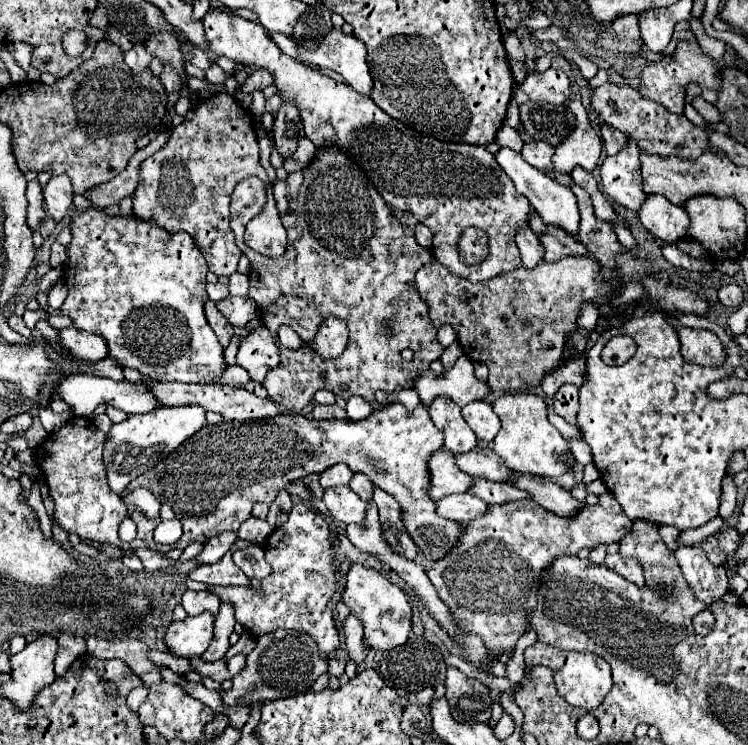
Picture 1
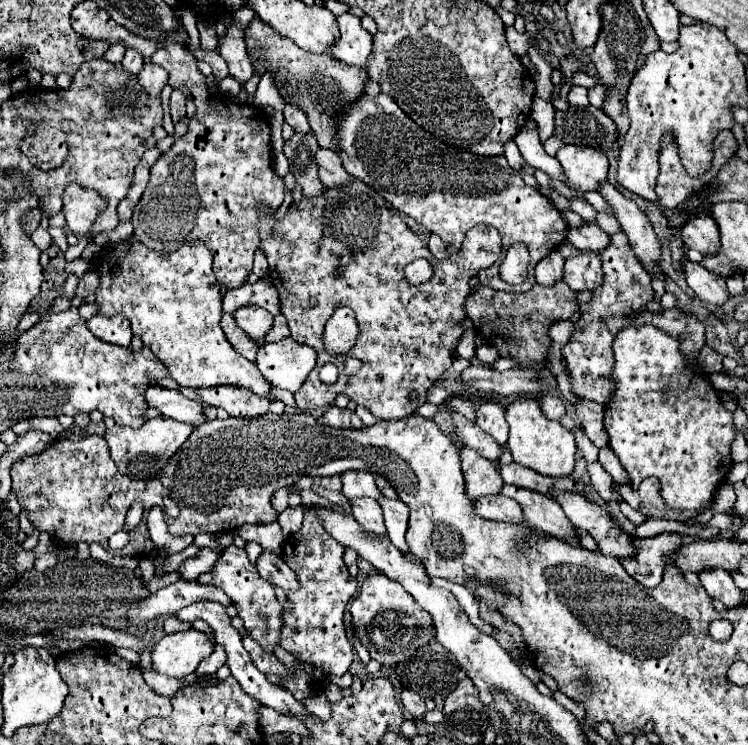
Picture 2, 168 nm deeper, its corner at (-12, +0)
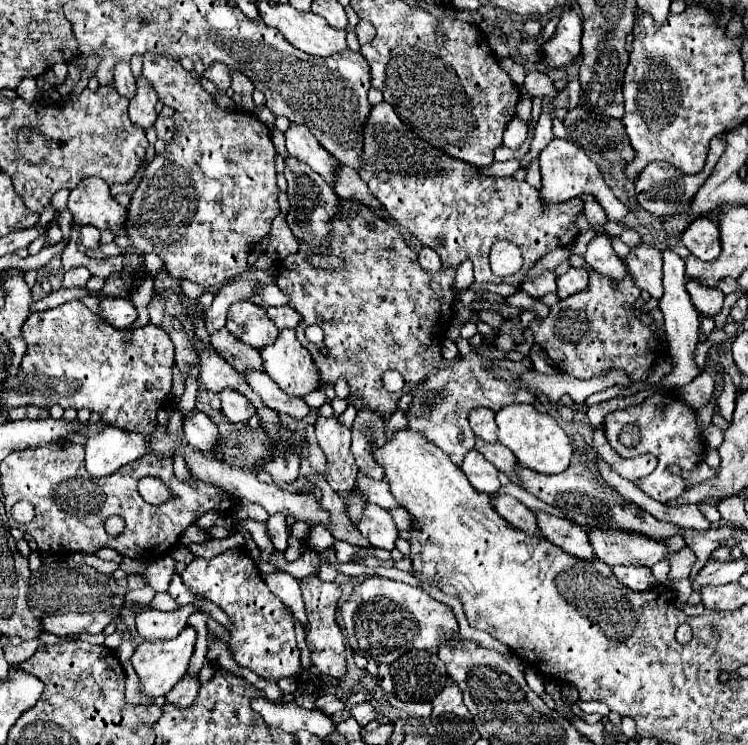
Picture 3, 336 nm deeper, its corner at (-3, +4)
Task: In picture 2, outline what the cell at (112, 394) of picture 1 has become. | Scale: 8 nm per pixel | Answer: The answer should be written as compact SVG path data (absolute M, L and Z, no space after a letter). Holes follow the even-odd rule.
M150 386L148 392L144 392L144 396L146 396L148 404L158 408L162 412L162 416L166 416L166 418L186 422L194 428L198 428L200 424L206 422L202 404L188 400L178 390L166 390L166 388L160 388L160 386Z

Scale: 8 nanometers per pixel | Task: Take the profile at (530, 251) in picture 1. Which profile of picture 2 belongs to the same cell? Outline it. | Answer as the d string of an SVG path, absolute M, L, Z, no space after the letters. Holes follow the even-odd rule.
M560 252L548 254L540 264L536 266L536 284L540 286L554 286L564 276L564 258Z

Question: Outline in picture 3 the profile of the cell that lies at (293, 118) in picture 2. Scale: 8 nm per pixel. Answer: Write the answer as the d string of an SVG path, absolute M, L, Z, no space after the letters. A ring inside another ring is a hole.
M291 122L289 130L285 132L287 152L301 162L307 162L317 174L325 178L325 182L333 184L333 170L339 164L315 138L313 134L295 122Z

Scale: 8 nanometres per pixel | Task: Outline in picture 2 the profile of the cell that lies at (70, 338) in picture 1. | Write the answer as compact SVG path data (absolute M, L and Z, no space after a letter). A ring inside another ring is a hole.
M122 314L118 316L94 316L92 320L88 320L88 328L94 336L98 336L104 342L110 344L120 344L120 346L128 346L132 340L132 330L130 330L130 320Z

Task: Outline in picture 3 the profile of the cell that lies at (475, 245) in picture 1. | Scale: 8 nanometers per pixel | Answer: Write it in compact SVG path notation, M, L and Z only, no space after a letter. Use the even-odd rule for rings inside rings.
M359 204L353 214L337 212L335 218L329 222L335 230L335 250L333 254L345 260L345 266L337 274L329 274L325 270L315 270L311 264L305 262L305 256L311 252L321 252L317 246L309 246L299 242L299 252L285 256L277 264L277 286L287 292L289 306L301 314L301 322L297 324L295 332L299 342L311 352L313 362L319 372L319 390L333 386L339 378L345 378L349 384L349 404L355 408L371 408L371 412L379 412L379 416L391 416L397 410L397 402L403 394L413 392L419 384L439 366L441 346L449 324L453 320L453 304L455 304L455 268L447 266L437 272L427 272L419 268L417 252L413 252L403 236L381 216L373 214L373 210L365 204ZM317 324L325 332L325 346L329 356L323 358L319 348L305 338L305 328ZM397 370L405 378L405 388L401 392L387 392L383 386L383 372Z

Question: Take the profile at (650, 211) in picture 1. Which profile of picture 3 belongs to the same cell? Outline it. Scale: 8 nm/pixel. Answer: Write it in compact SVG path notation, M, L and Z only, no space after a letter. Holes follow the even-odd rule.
M697 218L695 222L691 222L687 226L687 230L683 232L681 240L693 256L697 256L699 260L705 260L705 262L715 260L721 252L719 228L709 218Z

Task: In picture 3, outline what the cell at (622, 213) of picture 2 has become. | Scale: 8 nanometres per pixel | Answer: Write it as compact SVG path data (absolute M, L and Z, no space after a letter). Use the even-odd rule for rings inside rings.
M645 242L631 248L631 252L625 258L629 272L635 278L637 288L647 290L653 298L663 296L661 286L661 252Z

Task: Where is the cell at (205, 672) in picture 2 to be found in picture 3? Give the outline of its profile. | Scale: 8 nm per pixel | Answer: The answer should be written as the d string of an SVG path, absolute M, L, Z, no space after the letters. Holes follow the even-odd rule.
M187 674L187 676L183 676L183 680L179 680L179 684L175 684L175 688L165 698L167 698L167 702L171 702L179 708L187 708L195 700L195 696L199 692L199 686L201 686L199 676Z

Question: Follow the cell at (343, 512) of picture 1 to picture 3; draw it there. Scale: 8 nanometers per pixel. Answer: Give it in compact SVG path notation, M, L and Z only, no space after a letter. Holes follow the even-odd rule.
M365 504L363 516L359 518L359 524L355 524L355 528L371 542L373 548L385 548L385 550L395 548L397 528L387 510L375 504Z

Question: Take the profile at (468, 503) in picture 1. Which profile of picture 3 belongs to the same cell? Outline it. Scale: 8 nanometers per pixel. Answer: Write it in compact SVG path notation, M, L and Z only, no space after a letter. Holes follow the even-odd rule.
M497 494L493 498L493 508L495 508L495 512L499 512L499 516L503 516L515 528L531 532L531 534L539 532L537 522L535 522L535 514L525 504L521 504L519 500L515 500L513 496Z

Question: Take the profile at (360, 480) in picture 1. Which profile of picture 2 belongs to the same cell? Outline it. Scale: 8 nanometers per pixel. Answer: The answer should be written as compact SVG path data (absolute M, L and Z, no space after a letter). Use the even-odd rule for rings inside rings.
M384 496L380 498L380 506L384 510L384 520L386 520L390 542L402 552L406 552L408 544L404 540L404 534L408 528L408 508L400 500L390 500Z

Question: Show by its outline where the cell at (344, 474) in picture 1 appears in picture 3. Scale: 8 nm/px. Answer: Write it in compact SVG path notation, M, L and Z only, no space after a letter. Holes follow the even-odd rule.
M357 476L355 490L359 490L371 504L379 504L385 510L399 506L399 502L389 492L387 480L373 480L373 478L367 478L367 476Z

